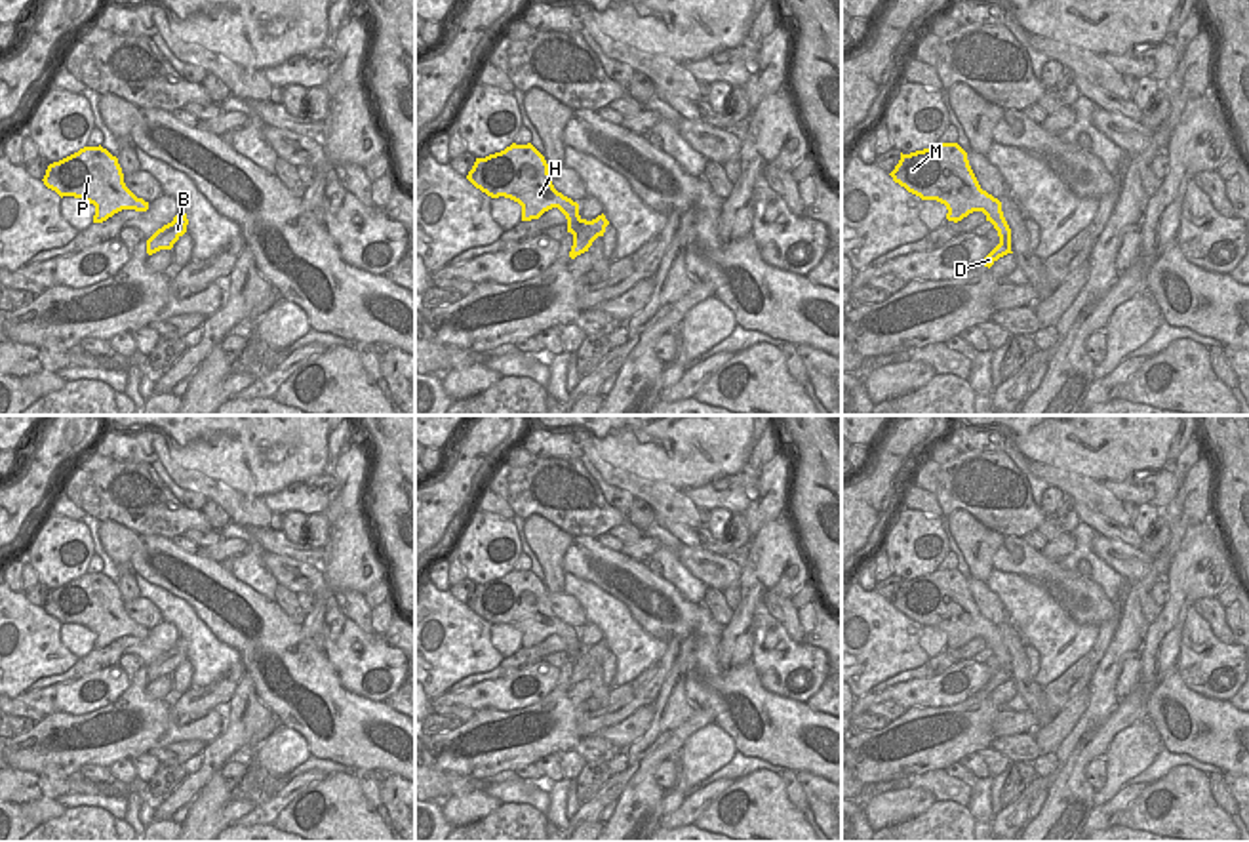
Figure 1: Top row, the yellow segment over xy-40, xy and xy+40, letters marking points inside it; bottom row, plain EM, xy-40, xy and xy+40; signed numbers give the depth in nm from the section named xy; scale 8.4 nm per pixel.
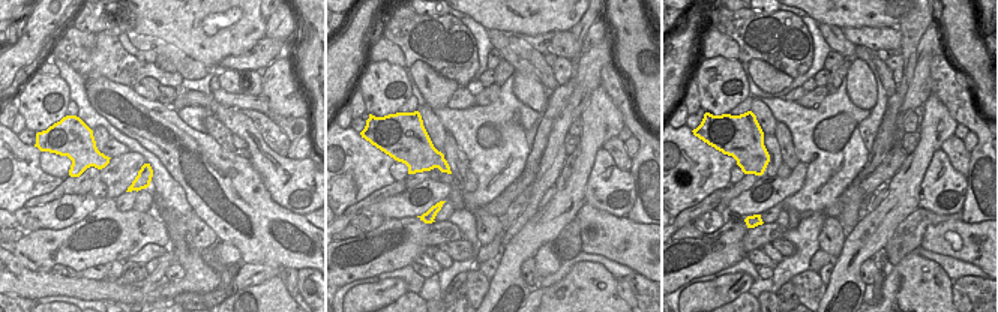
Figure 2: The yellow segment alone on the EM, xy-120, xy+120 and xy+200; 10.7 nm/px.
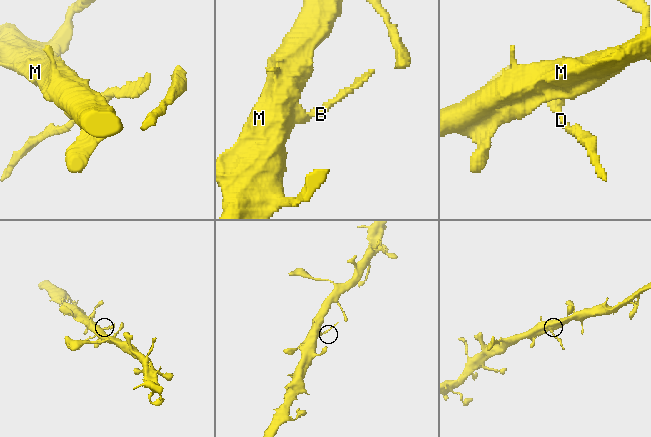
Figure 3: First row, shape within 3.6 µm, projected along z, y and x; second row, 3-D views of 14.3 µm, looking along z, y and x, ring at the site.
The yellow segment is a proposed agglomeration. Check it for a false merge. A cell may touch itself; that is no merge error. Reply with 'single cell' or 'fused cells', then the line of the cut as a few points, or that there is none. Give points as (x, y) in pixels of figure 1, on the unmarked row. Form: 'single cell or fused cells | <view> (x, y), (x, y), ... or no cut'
fused cells | xy (581, 646), (568, 656)

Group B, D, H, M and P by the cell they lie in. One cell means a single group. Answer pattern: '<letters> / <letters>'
B D / H M P

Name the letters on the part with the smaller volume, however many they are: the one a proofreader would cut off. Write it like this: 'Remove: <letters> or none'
Remove: B, D.

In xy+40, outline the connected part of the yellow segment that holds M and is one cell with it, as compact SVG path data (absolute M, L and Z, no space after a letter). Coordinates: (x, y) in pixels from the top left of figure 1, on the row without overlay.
M937 570L901 587L889 600L895 610L922 627L946 632L948 648L962 648L973 638L982 638L996 657L1007 653L1001 629L981 615L967 579L958 570Z

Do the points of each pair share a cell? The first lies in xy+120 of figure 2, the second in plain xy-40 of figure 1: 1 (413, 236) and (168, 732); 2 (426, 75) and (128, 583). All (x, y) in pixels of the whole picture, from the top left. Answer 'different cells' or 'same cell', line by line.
1: same cell
2: same cell

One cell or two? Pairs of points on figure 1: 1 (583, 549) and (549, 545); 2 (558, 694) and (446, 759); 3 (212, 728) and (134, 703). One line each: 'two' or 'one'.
1: two
2: one
3: one

